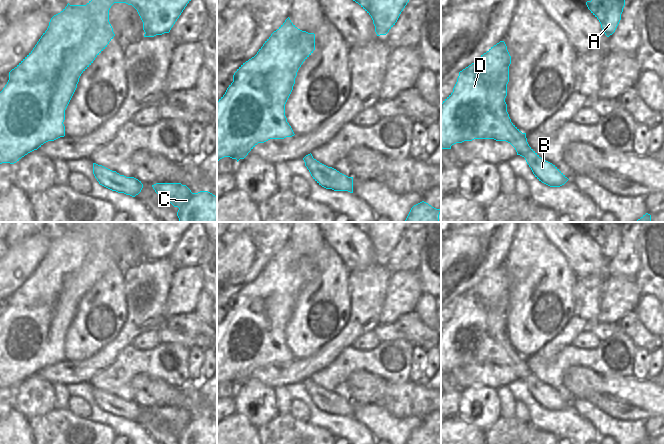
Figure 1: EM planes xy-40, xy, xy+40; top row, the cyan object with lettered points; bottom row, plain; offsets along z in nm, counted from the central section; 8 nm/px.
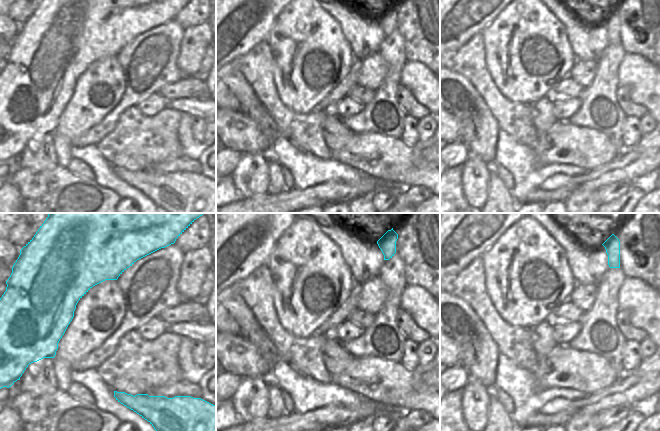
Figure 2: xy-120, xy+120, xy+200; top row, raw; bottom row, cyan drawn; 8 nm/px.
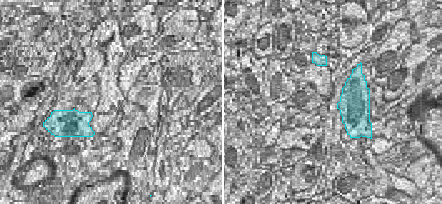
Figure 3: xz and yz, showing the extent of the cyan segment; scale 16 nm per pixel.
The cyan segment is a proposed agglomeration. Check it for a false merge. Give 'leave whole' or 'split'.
leave whole

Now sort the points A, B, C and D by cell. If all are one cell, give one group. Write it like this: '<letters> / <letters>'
A B C D

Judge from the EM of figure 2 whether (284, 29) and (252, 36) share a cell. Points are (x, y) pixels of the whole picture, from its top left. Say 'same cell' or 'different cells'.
different cells

